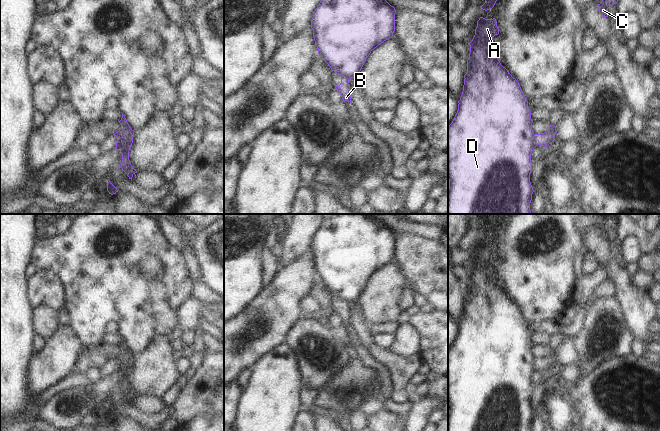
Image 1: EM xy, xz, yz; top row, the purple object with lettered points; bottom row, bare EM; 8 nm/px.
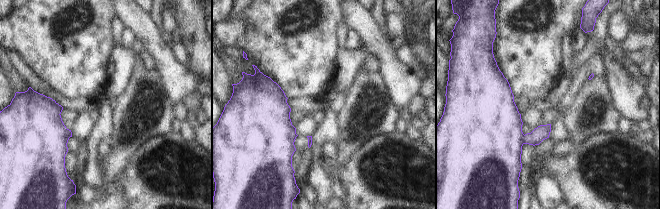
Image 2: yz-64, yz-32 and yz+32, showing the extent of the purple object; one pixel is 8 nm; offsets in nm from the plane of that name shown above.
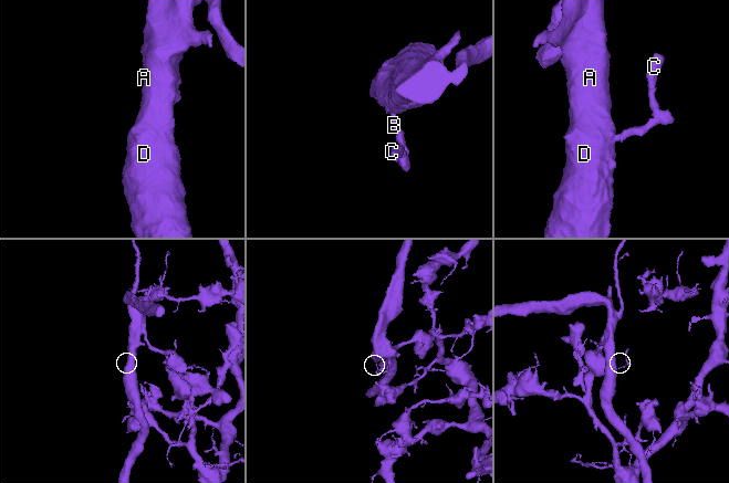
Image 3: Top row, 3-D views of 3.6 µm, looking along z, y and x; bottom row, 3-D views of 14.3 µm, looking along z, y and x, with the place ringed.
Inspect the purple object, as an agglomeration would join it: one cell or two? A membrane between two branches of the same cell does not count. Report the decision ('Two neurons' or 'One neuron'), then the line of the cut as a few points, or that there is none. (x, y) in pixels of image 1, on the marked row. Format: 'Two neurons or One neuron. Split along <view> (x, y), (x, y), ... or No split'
Two neurons. Split along yz (533, 134), (533, 144), (535, 146).

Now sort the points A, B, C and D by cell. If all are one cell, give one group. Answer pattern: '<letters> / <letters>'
A D / B C

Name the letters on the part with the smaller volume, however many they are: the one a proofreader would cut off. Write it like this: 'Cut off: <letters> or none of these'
Cut off: B, C.

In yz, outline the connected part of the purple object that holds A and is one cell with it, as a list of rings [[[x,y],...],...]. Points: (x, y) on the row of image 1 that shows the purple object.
[[[480,17],[477,21],[475,35],[469,43],[470,53],[467,60],[467,73],[464,75],[465,79],[462,95],[458,101],[458,111],[452,123],[448,126],[448,214],[532,214],[530,203],[534,190],[530,182],[530,174],[532,171],[531,153],[535,148],[533,145],[533,121],[531,119],[528,101],[522,92],[519,82],[501,65],[497,57],[497,52],[490,47],[493,37],[498,34],[499,29],[495,18],[485,19]]]

